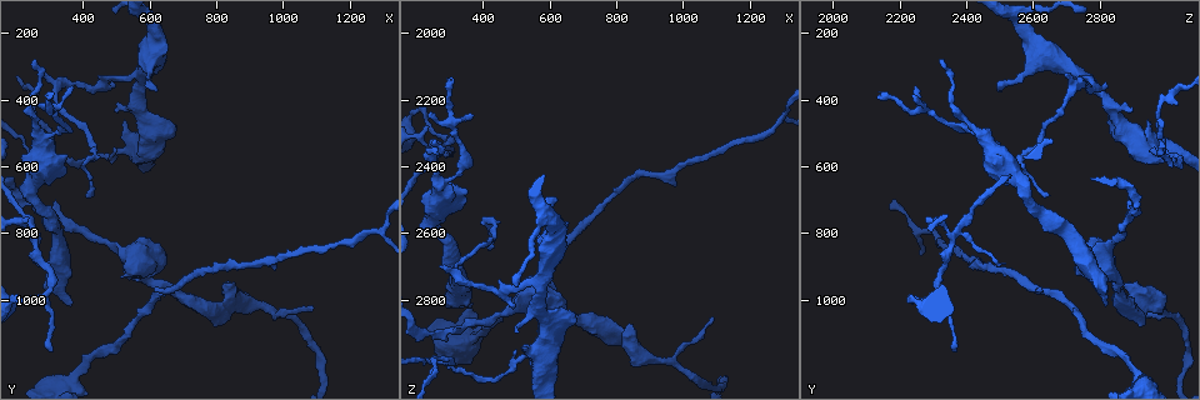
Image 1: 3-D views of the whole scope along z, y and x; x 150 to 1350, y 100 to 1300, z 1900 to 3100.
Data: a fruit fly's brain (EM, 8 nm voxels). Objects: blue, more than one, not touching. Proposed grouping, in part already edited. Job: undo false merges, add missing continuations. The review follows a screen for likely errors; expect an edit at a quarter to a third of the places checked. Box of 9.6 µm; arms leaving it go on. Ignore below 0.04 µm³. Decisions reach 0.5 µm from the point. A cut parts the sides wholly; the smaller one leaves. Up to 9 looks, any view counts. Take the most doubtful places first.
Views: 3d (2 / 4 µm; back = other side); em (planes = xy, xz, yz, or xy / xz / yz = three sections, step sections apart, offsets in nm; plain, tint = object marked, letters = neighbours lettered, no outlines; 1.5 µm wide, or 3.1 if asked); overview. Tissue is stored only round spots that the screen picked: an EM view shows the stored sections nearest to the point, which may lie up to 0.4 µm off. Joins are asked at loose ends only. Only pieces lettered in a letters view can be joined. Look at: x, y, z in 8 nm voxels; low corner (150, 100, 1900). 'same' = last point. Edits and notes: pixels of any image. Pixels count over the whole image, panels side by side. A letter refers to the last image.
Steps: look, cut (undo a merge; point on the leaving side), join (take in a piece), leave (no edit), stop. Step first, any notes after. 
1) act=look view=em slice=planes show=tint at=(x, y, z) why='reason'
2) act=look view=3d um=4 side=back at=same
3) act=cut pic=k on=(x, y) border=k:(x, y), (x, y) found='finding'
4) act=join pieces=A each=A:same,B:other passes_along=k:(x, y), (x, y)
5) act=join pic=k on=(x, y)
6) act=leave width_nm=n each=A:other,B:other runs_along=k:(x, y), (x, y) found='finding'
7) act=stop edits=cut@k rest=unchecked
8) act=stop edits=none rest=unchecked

act=look view=3d um=4 side=back at=(350, 1010, 2820)

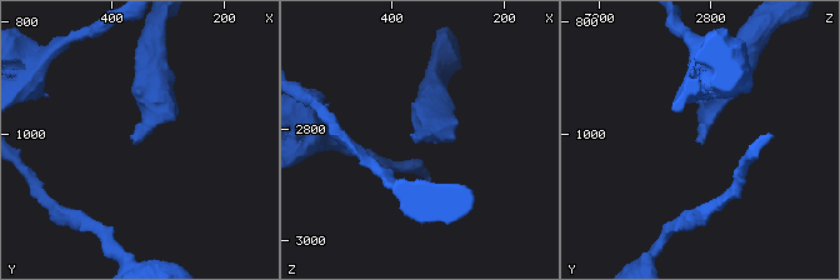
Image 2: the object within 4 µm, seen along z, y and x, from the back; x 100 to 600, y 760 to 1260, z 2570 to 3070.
act=look view=em slice=planes show=letters at=(350, 1020, 2825) why='now the EM'

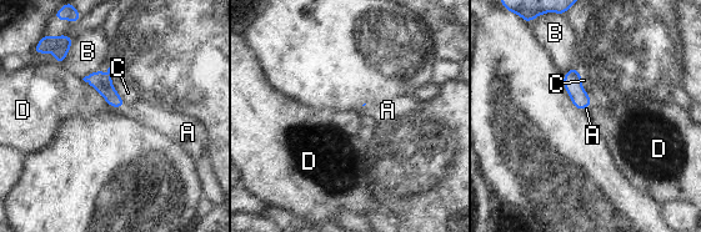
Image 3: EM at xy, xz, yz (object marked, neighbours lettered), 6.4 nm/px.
act=join pieces=A each=A:same,B:other,C:other,D:other passes_along=3:(100, 81), (120, 106), (156, 117) found='the neuron continues'

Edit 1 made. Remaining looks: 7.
act=look view=em slice=planes show=letters at=(620, 380, 2510) why='thin end'

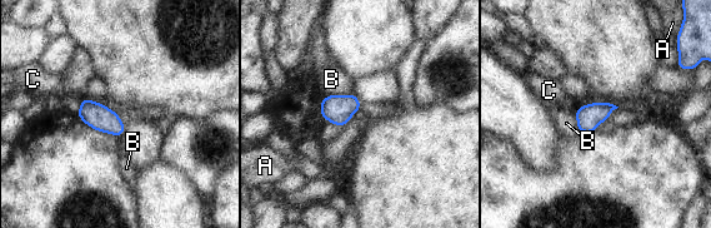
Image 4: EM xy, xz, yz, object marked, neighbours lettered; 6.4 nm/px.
act=leave longest_contact=B:190nm each=A:other,B:other,C:other found='no lettered piece goes on from it'

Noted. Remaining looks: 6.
act=look view=overview

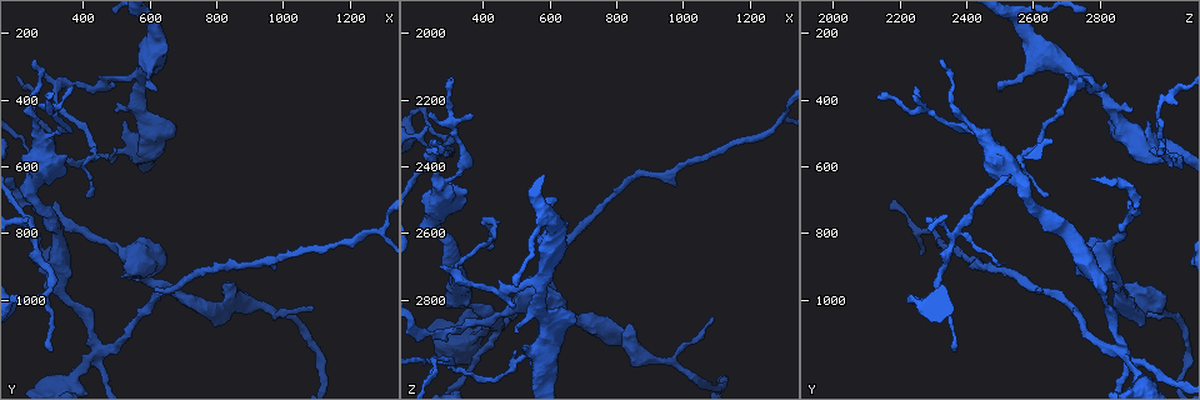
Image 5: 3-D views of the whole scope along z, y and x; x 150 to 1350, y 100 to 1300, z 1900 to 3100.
act=look view=em slice=yz step=8 show=tint at=(670, 480, 2870) why='free end'

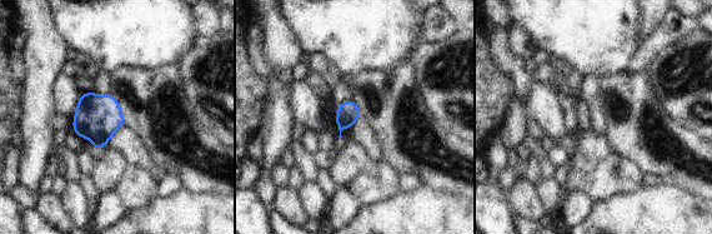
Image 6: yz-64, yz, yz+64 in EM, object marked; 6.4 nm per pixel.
act=look view=em slice=planes show=tint at=same

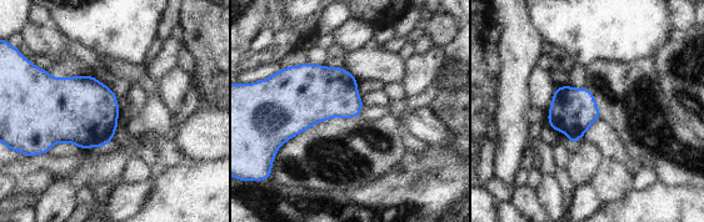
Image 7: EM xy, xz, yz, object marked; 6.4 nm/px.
act=look view=em slice=planes show=letters at=same why='what lies round it'

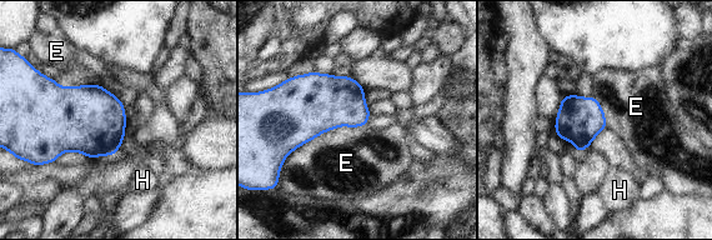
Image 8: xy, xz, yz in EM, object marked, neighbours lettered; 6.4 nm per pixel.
act=leave width_nm=260 each=E:other,H:other border=8:(366, 124), (325, 130), (281, 165) found='no lettered piece goes on from it'

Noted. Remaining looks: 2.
act=look view=em slice=planes show=tint at=(290, 570, 2990) why='a fork'

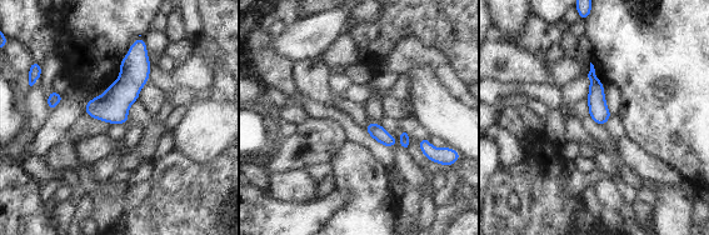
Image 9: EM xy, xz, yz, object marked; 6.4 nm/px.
act=look view=em slice=planes show=letters at=same

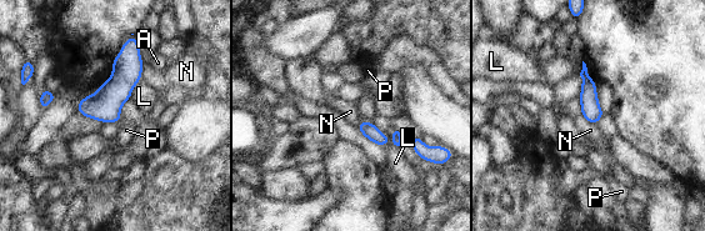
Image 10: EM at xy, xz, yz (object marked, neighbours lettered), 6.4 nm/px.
act=leave width_nm=100 each=A:other,L:other,N:other,P:other runs_along=10:(130, 44), (125, 76), (81, 110) found='one neuron here'

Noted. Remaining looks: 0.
act=stop edits=join@3 rest=unchecked

